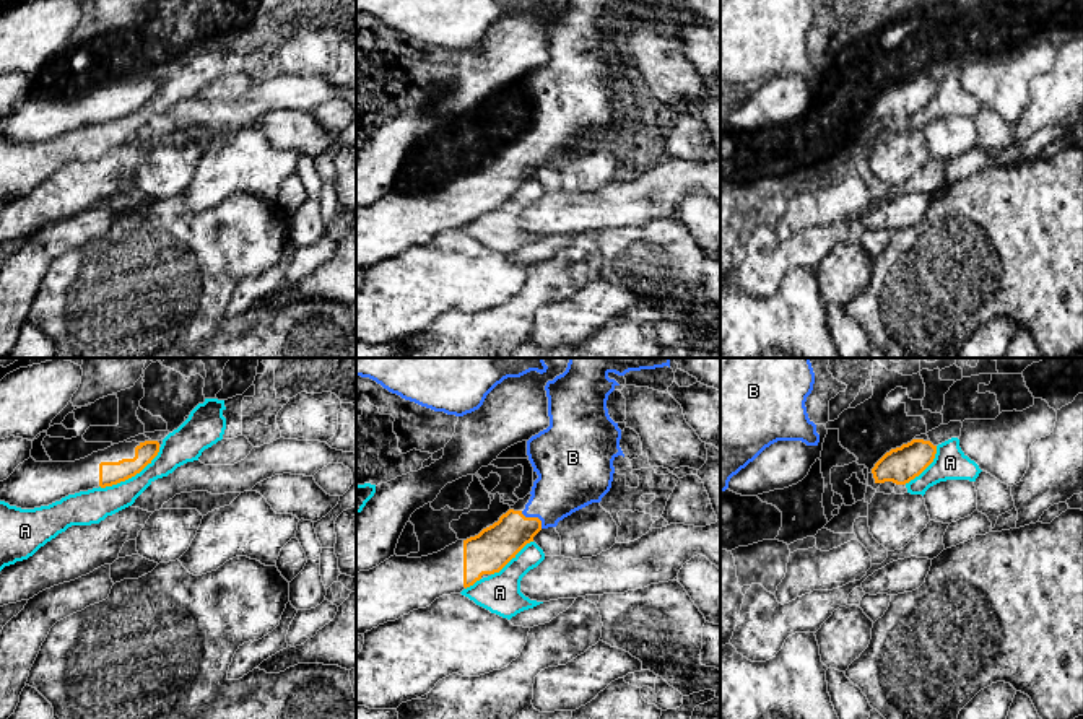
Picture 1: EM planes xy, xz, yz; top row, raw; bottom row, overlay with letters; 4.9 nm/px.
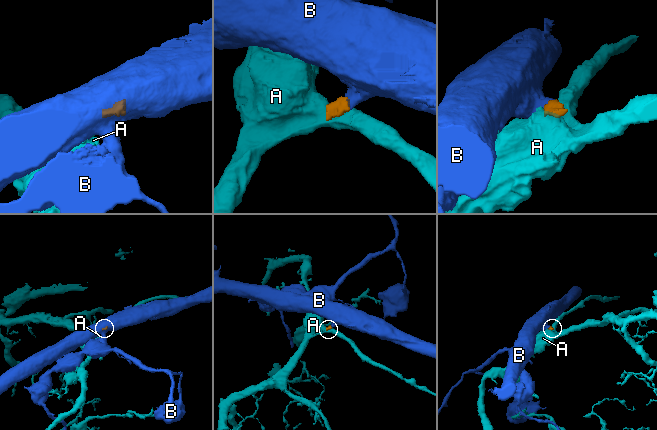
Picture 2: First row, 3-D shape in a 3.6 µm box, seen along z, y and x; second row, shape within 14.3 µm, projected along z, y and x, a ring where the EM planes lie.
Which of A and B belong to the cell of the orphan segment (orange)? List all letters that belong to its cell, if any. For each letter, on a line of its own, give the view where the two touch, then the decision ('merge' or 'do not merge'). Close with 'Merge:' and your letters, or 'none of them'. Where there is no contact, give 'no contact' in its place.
A: xy | do not merge
B: xz | merge
Merge: B

